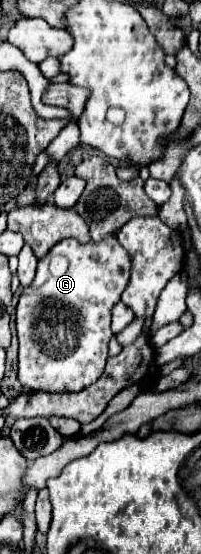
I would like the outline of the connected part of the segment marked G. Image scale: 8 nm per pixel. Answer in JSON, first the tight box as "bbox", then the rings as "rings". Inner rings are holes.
{"bbox":[16,234,130,392],"rings":[[[116,234],[88,244],[80,244],[72,238],[60,240],[38,260],[36,278],[24,288],[16,308],[20,342],[18,380],[24,388],[78,392],[102,376],[108,358],[108,342],[112,338],[110,312],[128,284],[130,262]],[[38,314],[42,314],[42,328],[38,326]]]}

